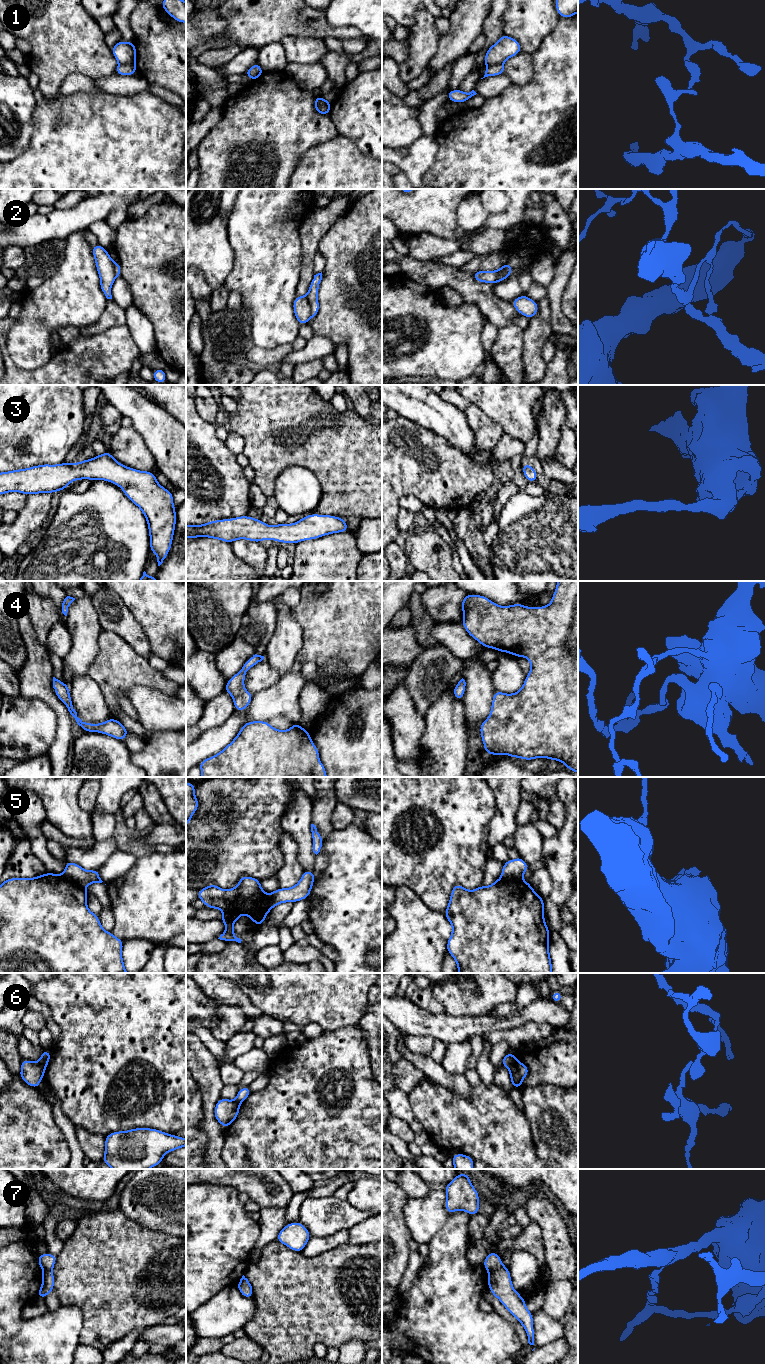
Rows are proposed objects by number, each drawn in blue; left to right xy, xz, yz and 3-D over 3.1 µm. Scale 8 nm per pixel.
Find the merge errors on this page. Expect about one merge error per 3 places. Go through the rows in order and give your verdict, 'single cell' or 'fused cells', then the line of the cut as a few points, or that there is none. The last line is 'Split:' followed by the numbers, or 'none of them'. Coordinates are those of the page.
1: fused cells; cut in xz along (315, 97), (319, 105), (330, 107)
2: fused cells; cut in xz along (305, 296), (309, 303), (311, 316)
3: single cell; no cut
4: single cell; no cut
5: single cell; no cut
6: fused cells; cut in yz along (514, 1057), (508, 1068)
7: fused cells; cut in yz along (503, 1265), (489, 1272)
Split: 1, 2, 6, 7

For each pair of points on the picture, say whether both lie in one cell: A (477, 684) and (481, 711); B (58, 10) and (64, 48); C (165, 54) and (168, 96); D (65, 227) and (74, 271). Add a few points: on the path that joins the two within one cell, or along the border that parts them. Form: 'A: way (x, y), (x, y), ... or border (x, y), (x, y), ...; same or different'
A: way (478, 691), (478, 704); same
B: way (58, 19), (58, 28), (64, 39); same
C: border (149, 84), (162, 86), (175, 94); different
D: border (82, 230), (71, 233), (65, 239); different

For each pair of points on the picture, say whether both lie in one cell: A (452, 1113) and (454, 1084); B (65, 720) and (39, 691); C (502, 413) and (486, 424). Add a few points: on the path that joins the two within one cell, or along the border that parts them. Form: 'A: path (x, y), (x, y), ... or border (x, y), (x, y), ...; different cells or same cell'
A: border (432, 1080), (464, 1097), (468, 1097), (471, 1094); different cells
B: path (62, 712), (47, 696); same cell
C: border (475, 404), (495, 420), (504, 432); different cells

